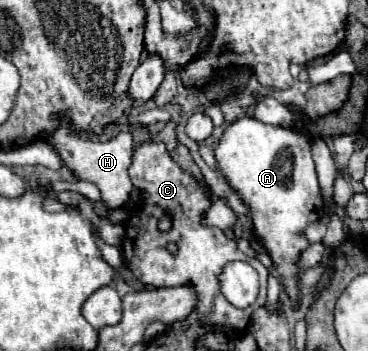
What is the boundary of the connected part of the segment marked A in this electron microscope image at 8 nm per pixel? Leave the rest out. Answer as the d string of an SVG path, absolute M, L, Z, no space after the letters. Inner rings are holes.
M240 117L224 129L214 153L230 187L240 193L252 211L254 231L276 263L274 275L280 277L288 295L296 299L300 293L296 259L308 247L308 241L300 233L306 225L324 217L310 139L292 127L266 125L256 117Z

